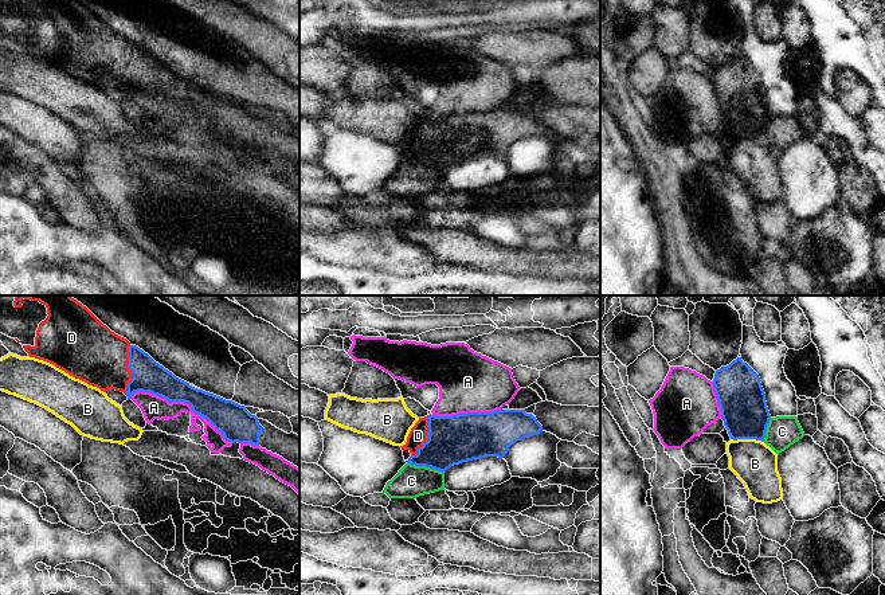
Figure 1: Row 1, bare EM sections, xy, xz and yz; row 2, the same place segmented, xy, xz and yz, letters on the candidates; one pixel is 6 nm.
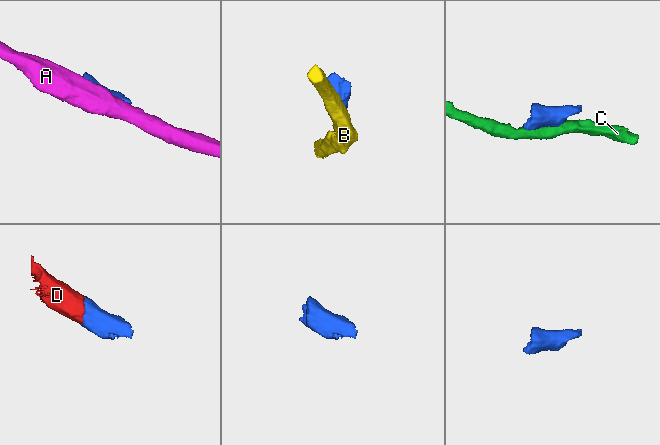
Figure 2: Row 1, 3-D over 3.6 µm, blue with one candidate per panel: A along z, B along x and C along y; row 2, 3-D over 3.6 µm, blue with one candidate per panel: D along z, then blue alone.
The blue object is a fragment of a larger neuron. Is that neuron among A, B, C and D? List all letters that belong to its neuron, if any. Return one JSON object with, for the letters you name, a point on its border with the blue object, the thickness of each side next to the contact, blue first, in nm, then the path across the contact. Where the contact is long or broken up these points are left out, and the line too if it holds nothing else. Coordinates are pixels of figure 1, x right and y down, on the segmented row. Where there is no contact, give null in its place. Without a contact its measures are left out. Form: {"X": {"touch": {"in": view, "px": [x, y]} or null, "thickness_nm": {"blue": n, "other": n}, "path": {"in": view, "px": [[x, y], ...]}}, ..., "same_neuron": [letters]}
{"D": {"touch": {"in": "xy", "px": [130, 370]}, "thickness_nm": {"blue": 190, "other": 360}}, "same_neuron": ["D"]}

